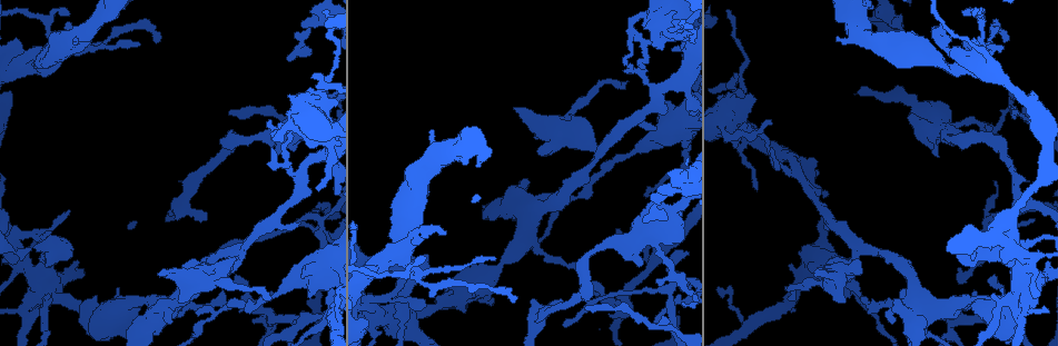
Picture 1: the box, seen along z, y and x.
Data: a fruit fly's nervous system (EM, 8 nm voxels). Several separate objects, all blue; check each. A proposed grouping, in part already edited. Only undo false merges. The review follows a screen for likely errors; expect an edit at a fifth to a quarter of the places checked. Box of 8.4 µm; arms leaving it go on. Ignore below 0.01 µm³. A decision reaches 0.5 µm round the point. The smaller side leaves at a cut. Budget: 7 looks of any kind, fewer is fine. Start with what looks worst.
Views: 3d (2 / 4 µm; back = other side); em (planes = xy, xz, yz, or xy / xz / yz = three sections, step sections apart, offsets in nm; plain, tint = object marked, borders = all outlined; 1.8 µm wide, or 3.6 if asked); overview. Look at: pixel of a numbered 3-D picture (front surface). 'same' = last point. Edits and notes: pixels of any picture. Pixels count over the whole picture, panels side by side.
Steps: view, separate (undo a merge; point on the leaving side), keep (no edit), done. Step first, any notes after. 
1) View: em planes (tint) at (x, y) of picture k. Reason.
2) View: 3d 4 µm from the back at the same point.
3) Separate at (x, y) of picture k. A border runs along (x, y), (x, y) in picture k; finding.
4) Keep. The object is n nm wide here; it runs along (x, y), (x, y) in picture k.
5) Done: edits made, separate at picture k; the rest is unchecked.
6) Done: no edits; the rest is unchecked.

View: em 3.6 µm planes (tint) at (387, 300) of picture 1. Narrows sharply.

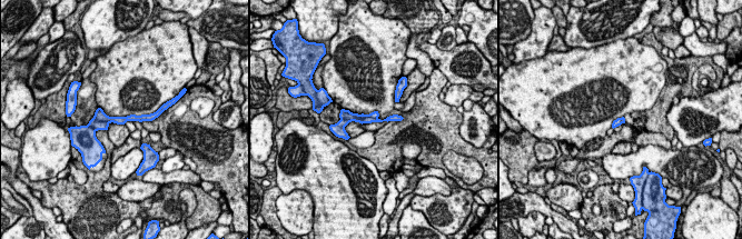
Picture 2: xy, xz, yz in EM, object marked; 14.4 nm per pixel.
Separate at (368, 119) of picture 2. Two cells meet here.

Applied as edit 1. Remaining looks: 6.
View: overview. Redraw.

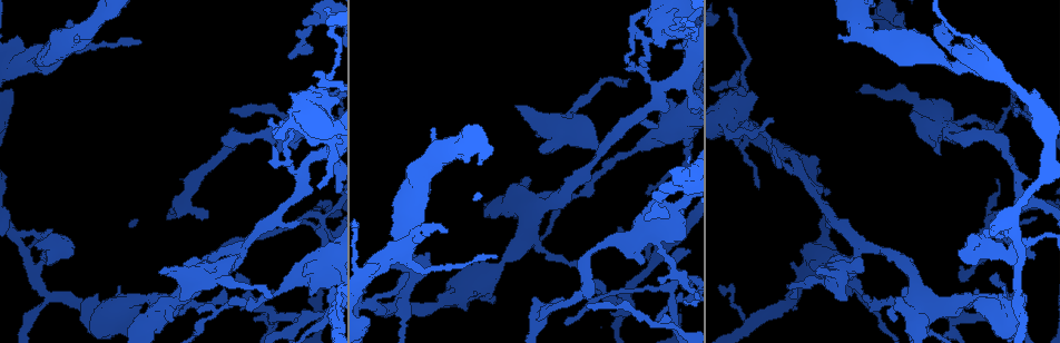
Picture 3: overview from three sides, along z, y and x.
View: 3d 4 µm from the back at (1001, 285) of picture 3. Thin neck.

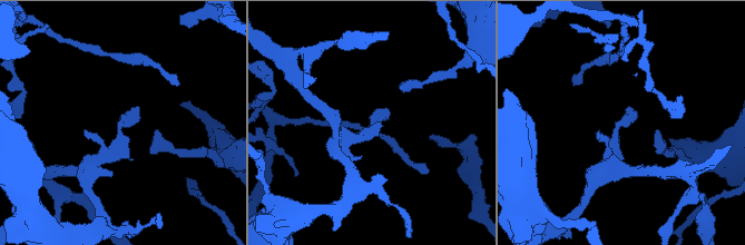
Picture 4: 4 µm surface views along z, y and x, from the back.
View: em planes (tint) at (619, 127) of picture 4. Shape alone is not enough.

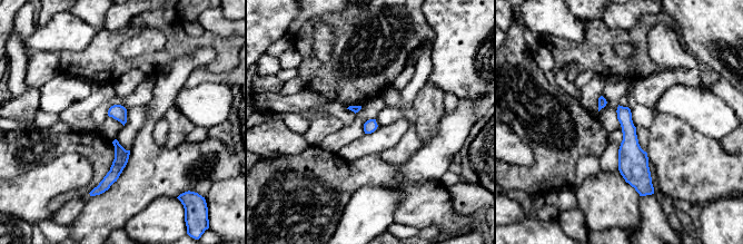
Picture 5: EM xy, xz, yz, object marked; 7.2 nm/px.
Keep. Continuous, no second cell.

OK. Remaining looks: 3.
View: em planes (tint) at (846, 274) of picture 3. Thin neck.

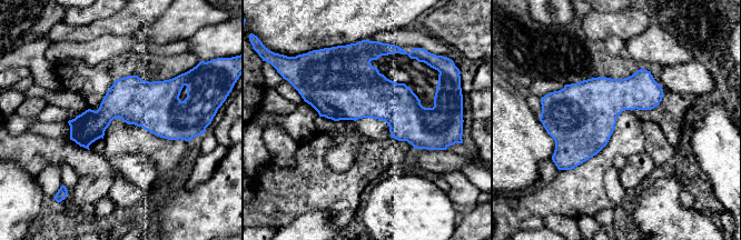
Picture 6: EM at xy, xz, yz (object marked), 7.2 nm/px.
Keep. Continuous, no second cell.

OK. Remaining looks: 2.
Done: edits made, separate at picture 2; the rest is unchecked.

